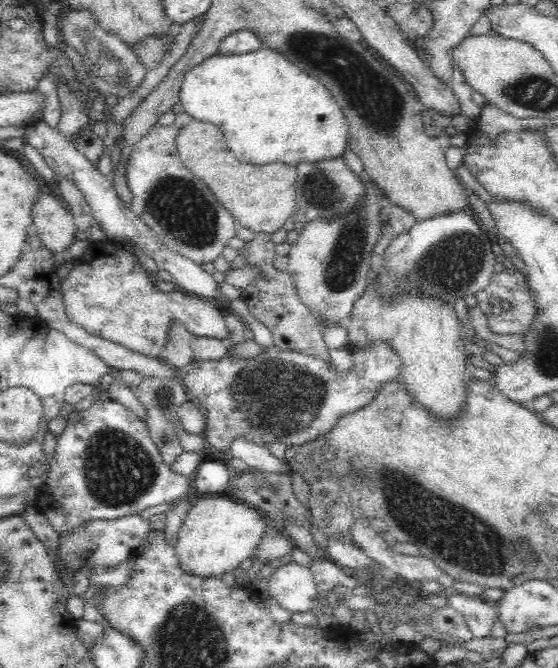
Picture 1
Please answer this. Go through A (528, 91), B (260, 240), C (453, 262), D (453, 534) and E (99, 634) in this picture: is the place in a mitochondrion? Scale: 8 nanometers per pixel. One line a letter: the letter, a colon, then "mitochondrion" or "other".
A: mitochondrion
B: other
C: mitochondrion
D: mitochondrion
E: other

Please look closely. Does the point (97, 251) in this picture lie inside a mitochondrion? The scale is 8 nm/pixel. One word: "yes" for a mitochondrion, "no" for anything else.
no

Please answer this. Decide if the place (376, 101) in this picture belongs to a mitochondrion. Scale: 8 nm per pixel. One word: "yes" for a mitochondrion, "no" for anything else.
yes

